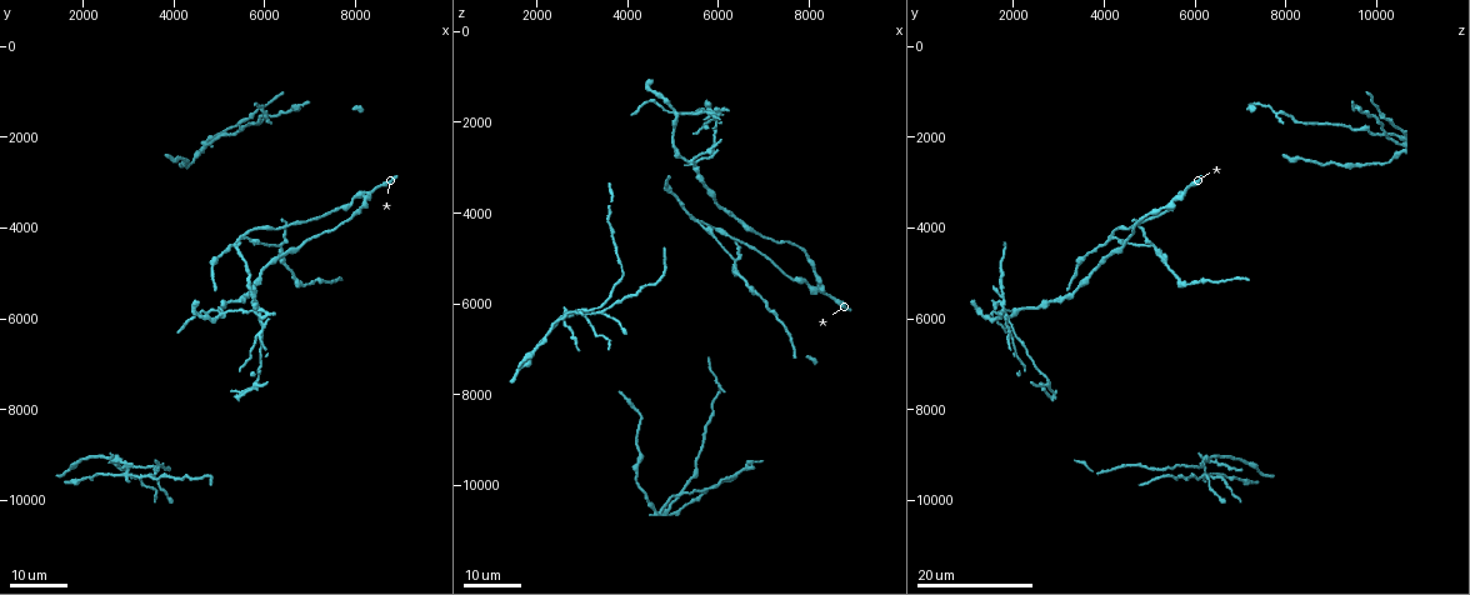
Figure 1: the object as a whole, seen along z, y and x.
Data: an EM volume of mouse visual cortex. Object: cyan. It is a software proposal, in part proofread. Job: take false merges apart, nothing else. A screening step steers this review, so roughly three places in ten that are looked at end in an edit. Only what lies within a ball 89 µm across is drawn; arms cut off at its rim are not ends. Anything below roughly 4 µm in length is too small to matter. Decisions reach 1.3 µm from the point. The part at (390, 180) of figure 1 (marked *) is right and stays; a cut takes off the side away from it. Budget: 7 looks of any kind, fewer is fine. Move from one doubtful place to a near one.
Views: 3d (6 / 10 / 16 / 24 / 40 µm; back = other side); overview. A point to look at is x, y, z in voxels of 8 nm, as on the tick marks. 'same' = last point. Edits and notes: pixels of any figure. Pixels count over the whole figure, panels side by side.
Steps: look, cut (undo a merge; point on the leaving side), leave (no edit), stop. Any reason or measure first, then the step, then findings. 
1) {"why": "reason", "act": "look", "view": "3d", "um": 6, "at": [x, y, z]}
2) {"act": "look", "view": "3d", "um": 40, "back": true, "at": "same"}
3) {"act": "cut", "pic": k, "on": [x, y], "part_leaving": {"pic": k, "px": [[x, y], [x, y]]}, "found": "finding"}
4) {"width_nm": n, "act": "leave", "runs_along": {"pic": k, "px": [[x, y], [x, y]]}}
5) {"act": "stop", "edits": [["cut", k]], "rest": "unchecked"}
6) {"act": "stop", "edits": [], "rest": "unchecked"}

{"why": "looks like a crossing", "act": "look", "view": "3d", "um": 24, "at": [8200, 3350, 5650]}

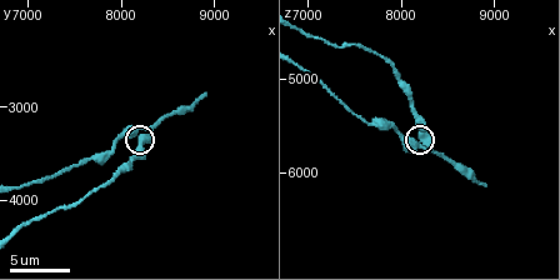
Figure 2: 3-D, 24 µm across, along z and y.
{"why": "zoom in", "act": "look", "view": "3d", "um": 10, "at": [8250, 3300, 5600]}

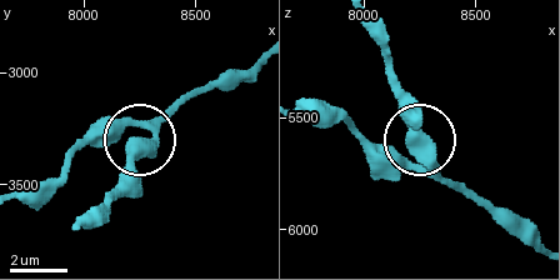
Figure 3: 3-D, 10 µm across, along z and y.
{"width_nm": 420, "act": "leave", "found": "one neuron here"}

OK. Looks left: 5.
{"why": "branch point", "act": "look", "view": "3d", "um": 16, "at": [5500, 4150, 4250]}

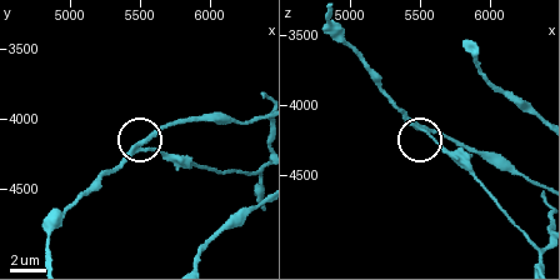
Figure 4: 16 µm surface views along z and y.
{"act": "look", "view": "3d", "um": 6, "at": [5560, 4200, 4220]}

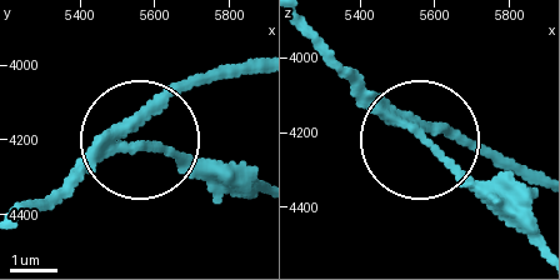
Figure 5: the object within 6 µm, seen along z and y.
{"arms": 3, "act": "cut", "pic": 5, "on": [65, 184], "part_leaving": {"pic": 5, "px": [[108, 139], [151, 139], [259, 184]]}, "found": "two neurons meet here"}

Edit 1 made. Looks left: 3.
{"act": "look", "view": "overview"}

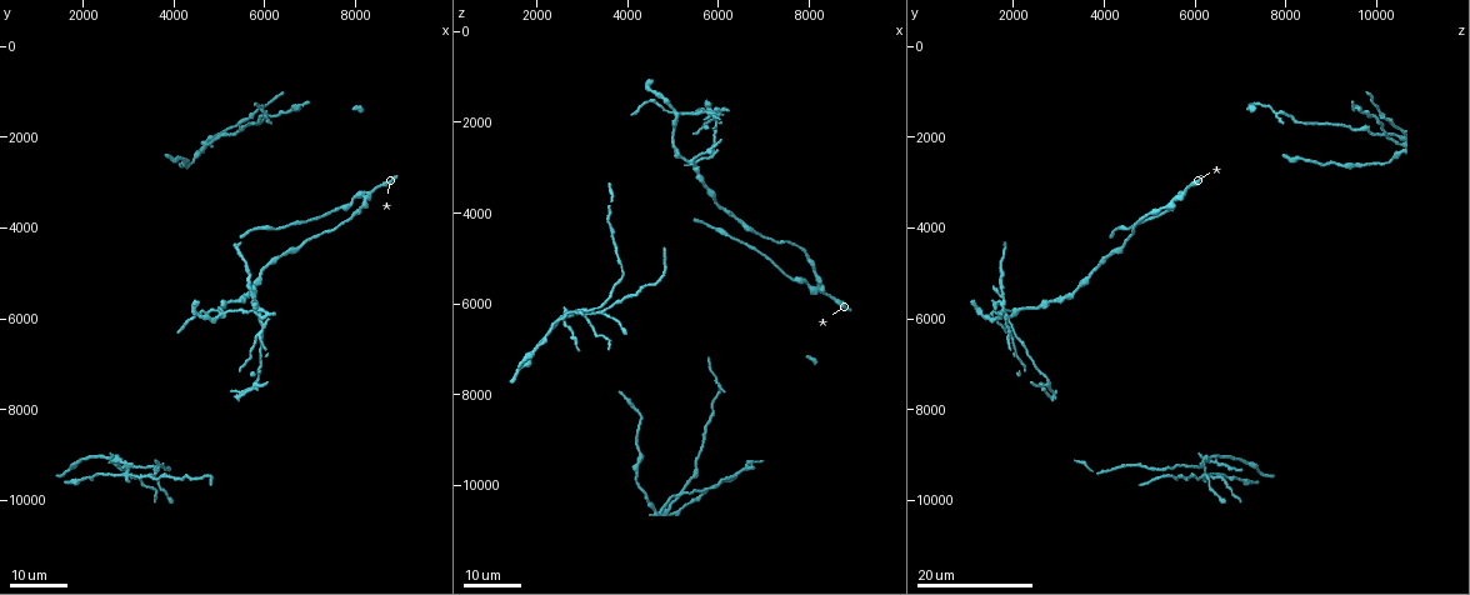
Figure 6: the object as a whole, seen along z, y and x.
{"why": "sudden change in width", "act": "look", "view": "3d", "um": 16, "at": [5800, 5250, 3500]}

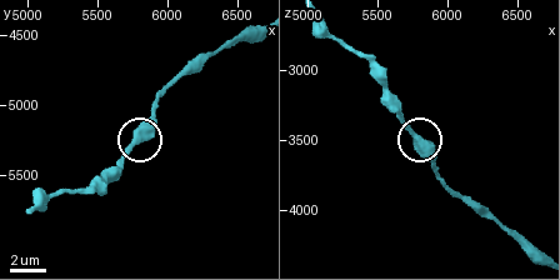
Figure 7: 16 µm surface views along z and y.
{"act": "look", "view": "3d", "um": 6, "at": [5760, 5260, 3500]}

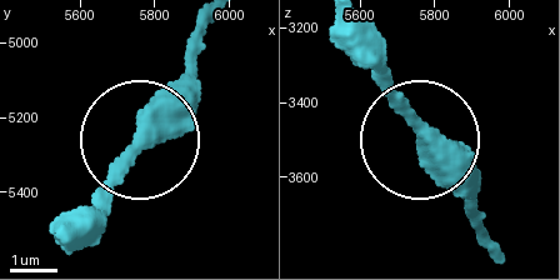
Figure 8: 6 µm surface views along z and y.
{"act": "leave", "runs_along": {"pic": 8, "px": [[200, 30], [193, 78], [69, 241]]}, "found": "one neuron here"}

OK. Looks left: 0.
{"act": "stop", "edits": [["cut", 5]], "rest": "unchecked"}

